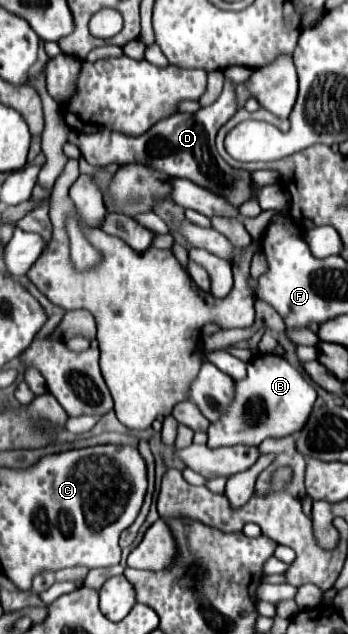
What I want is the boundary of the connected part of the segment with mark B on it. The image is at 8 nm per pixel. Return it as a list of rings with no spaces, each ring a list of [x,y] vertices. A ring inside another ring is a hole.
[[[258,353],[248,361],[248,375],[234,383],[234,397],[222,417],[208,427],[208,447],[248,445],[258,447],[264,439],[280,439],[298,433],[316,401],[314,385],[284,357]]]

